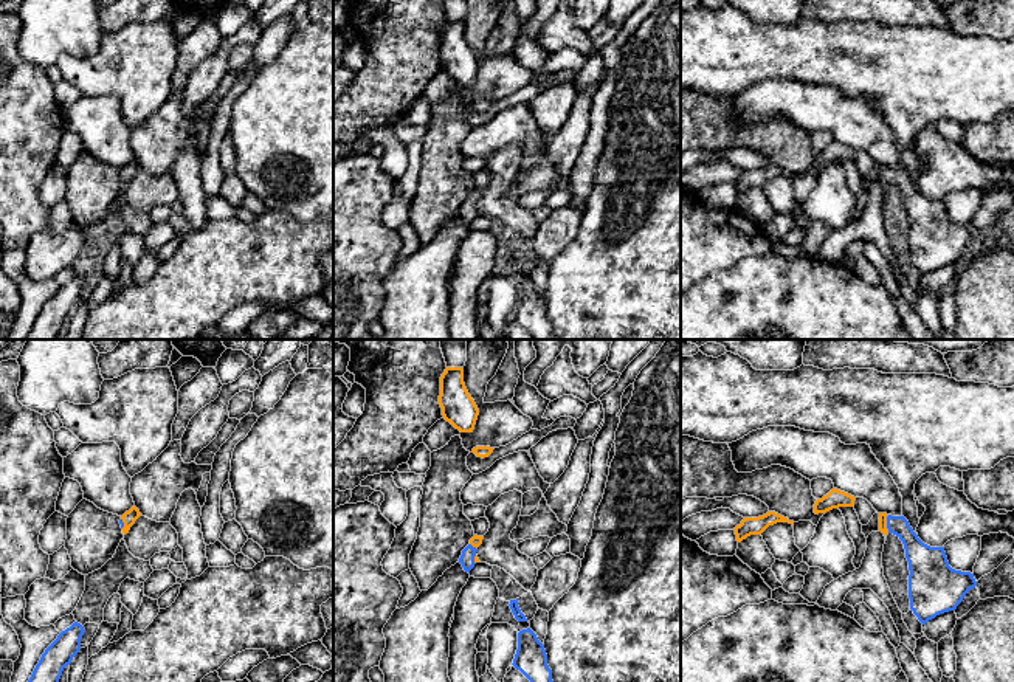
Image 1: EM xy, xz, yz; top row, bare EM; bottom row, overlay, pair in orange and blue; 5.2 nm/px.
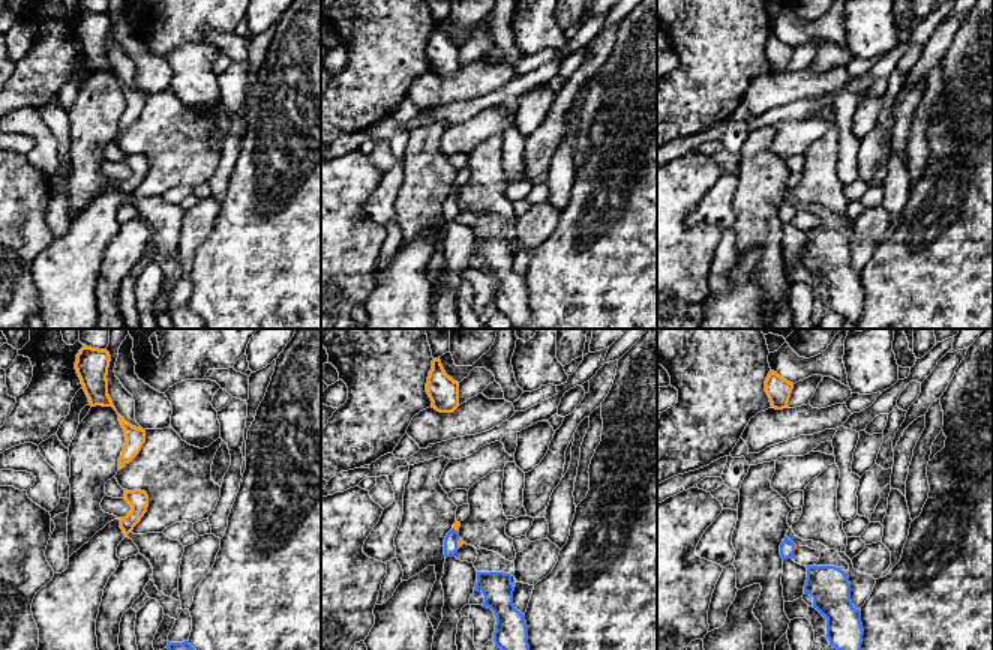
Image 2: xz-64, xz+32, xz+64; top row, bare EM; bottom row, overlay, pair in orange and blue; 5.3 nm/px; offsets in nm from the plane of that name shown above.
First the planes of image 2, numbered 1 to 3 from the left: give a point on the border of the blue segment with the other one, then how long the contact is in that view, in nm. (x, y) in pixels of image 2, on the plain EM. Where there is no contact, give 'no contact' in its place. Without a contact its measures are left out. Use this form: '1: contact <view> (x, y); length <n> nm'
1: no contact
2: contact xz+32 (458, 207); length 60 nm
3: contact xz+64 (795, 210); length 30 nm

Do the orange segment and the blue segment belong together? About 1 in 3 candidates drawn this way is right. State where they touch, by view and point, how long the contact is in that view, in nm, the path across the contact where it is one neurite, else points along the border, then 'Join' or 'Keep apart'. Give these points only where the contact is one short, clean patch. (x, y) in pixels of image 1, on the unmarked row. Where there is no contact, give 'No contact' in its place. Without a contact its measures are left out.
Touches orange at yz (886, 177). Shared border 100 nm. Path across: yz (882, 169), (886, 177), (895, 177), (921, 210). Join

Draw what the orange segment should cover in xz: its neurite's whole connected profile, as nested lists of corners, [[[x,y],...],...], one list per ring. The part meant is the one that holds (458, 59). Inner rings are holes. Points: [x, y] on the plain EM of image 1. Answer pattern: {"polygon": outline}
{"polygon": [[[447,20],[440,29],[442,68],[460,85],[473,85],[479,62],[464,36],[462,20]]]}

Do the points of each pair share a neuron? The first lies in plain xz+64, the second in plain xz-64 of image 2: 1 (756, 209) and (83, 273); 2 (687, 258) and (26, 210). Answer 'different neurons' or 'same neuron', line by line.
1: different neurons
2: same neuron

